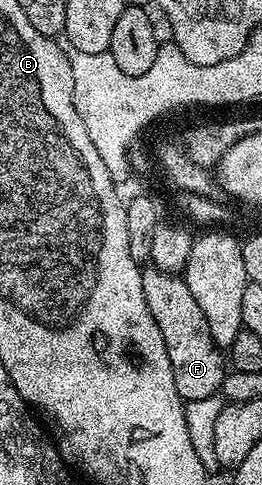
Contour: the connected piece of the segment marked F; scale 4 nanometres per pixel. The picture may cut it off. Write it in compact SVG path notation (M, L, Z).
M145 268L142 272L142 295L146 295L146 307L150 307L150 315L154 323L158 323L158 331L162 331L166 355L170 355L170 367L174 367L174 387L178 387L180 398L187 403L217 396L220 384L224 382L226 357L221 346L214 343L206 315L202 315L202 307L198 307L198 299L194 299L183 276Z

